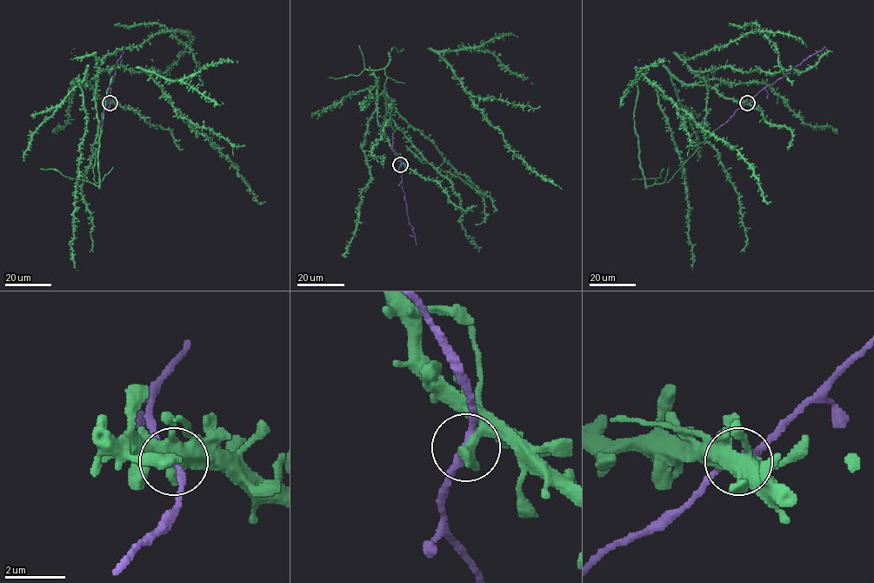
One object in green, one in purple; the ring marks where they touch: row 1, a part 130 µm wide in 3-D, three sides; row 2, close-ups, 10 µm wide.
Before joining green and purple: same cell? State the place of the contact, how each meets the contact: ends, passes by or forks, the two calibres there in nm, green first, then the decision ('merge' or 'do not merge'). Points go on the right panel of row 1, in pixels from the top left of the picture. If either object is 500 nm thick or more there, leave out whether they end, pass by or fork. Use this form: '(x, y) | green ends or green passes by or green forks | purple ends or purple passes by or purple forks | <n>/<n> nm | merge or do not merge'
(747, 103) | 550/280 nm | merge

